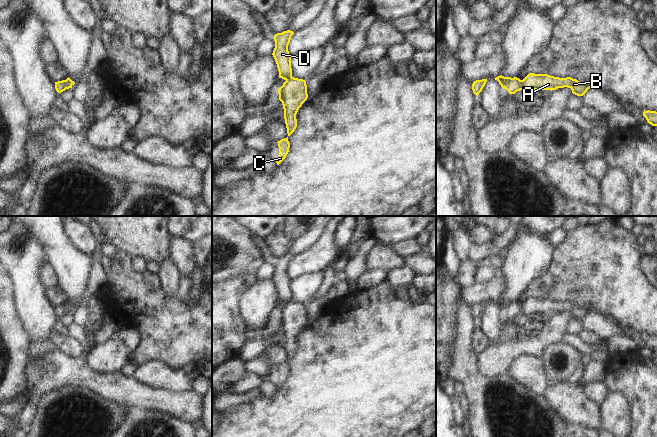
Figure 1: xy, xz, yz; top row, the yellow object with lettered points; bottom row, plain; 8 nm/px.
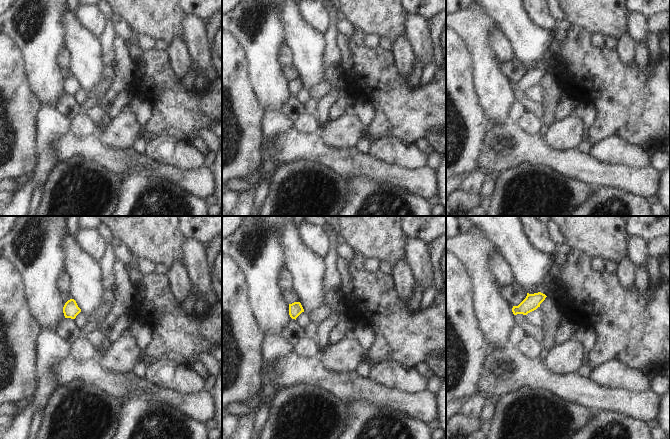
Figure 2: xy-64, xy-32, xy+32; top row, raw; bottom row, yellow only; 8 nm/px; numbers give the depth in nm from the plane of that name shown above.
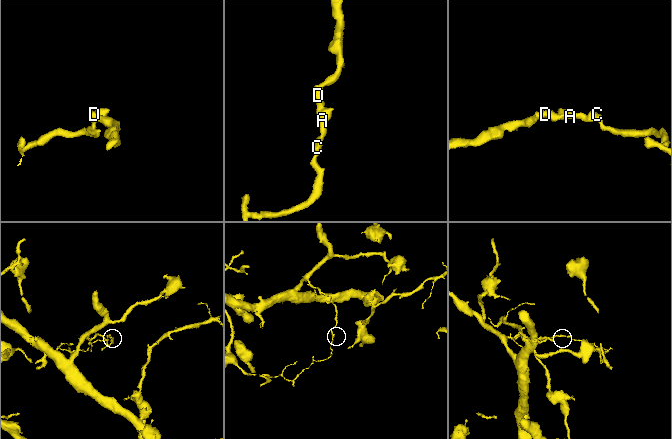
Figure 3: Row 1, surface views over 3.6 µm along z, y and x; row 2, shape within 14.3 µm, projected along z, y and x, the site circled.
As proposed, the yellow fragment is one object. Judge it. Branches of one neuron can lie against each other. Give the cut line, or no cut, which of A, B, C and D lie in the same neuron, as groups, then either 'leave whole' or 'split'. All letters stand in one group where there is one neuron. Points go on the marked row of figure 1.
cut yz (521, 80), (523, 89); groups A B C / D; split

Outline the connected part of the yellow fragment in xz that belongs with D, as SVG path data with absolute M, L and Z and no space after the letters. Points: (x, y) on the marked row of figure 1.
M287 30L274 35L275 48L272 55L277 64L279 78L284 80L292 77L291 55L288 51L288 45L293 34L293 31Z

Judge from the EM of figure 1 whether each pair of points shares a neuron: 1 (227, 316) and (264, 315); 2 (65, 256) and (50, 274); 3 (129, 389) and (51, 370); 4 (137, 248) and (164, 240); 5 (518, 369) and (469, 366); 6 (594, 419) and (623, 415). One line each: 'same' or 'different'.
1: different
2: different
3: same
4: same
5: different
6: different

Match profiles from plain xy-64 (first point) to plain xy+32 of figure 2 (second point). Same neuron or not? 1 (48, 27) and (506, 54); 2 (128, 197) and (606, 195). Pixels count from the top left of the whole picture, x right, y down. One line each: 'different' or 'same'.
1: different
2: same

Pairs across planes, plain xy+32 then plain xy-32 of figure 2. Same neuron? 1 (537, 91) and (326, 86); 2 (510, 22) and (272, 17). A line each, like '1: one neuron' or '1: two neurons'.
1: one neuron
2: two neurons

